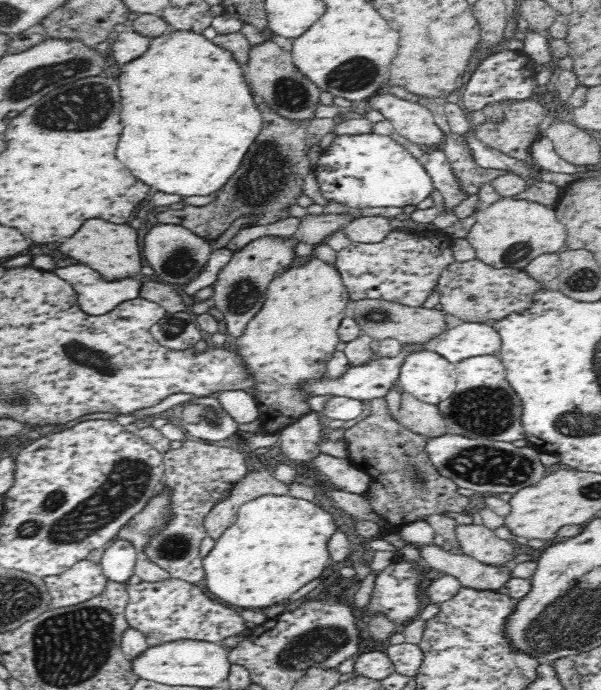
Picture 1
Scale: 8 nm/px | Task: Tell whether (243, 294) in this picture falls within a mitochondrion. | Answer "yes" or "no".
yes

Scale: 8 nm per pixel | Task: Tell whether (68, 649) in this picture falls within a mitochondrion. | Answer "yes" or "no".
yes

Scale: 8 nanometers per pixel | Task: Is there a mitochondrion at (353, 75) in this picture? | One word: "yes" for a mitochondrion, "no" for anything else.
yes

